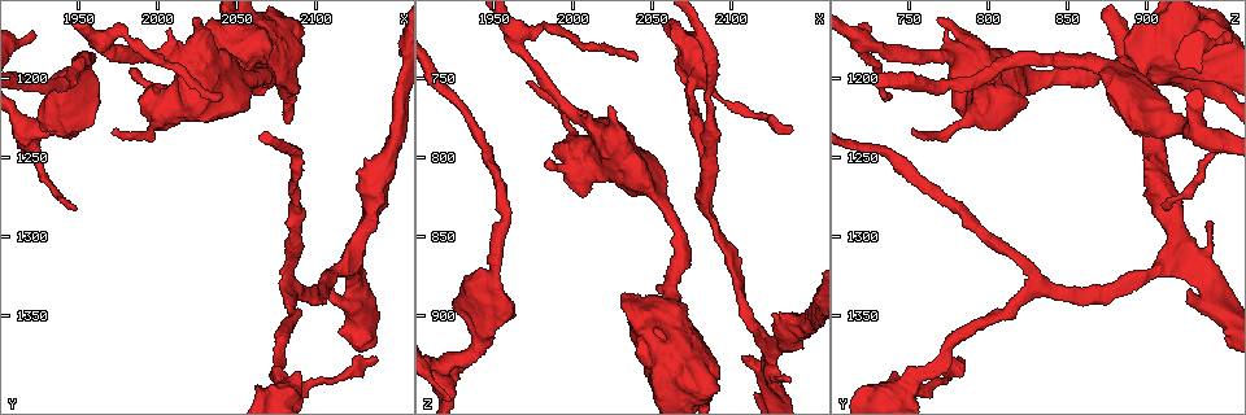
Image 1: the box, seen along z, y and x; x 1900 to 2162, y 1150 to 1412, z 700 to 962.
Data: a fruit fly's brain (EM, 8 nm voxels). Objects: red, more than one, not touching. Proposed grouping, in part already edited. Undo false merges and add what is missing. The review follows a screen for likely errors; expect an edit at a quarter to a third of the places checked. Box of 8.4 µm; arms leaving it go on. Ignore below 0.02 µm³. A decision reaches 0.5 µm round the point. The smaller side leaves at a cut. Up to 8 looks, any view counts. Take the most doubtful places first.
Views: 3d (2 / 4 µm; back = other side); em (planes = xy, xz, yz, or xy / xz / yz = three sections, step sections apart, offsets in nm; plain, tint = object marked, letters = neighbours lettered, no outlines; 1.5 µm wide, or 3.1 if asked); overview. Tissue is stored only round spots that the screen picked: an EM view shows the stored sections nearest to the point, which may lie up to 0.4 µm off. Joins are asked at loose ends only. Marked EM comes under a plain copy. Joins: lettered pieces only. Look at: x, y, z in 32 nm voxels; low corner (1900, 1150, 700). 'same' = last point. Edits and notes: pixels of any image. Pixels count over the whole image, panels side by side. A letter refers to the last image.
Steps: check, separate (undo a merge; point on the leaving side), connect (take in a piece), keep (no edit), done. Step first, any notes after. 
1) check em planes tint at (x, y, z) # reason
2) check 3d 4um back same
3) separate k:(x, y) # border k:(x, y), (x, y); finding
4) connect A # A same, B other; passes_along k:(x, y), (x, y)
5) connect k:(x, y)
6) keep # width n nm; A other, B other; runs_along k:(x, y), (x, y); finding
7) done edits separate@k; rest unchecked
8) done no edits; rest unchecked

check 3d 2um at (2042, 1212, 740) # thin end

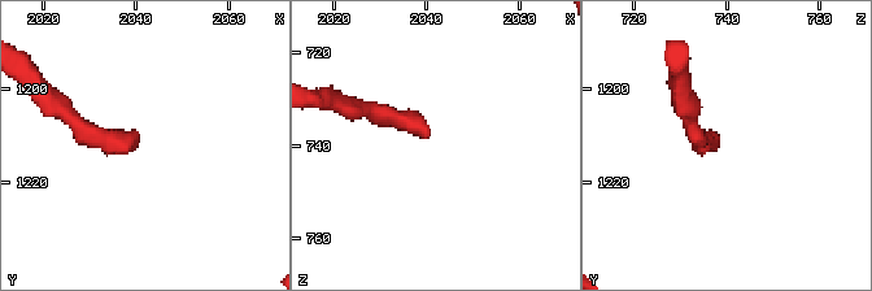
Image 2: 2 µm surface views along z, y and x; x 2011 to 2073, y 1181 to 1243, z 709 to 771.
check em planes letters at (2041, 1212, 738)

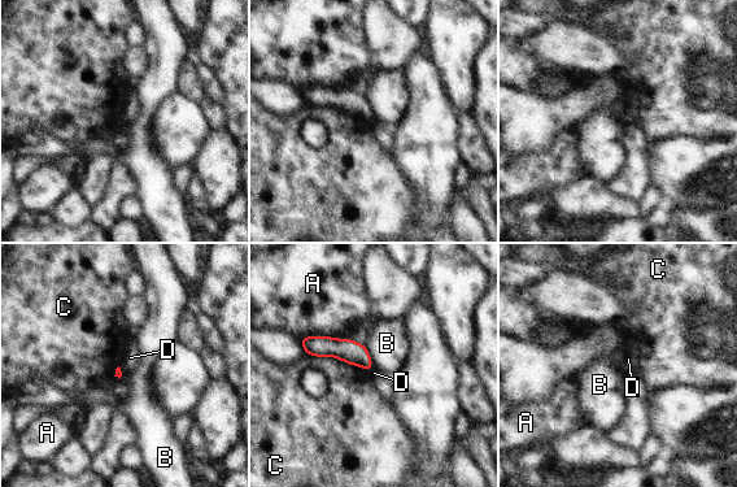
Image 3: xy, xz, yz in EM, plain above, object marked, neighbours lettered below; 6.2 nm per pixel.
keep # A other, B other, C other, D other; border 3:(363, 344), (374, 366); no lettered piece goes on from it

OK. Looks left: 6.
check em xz step 8 letters at (2134, 1290, 940) # branch stops here

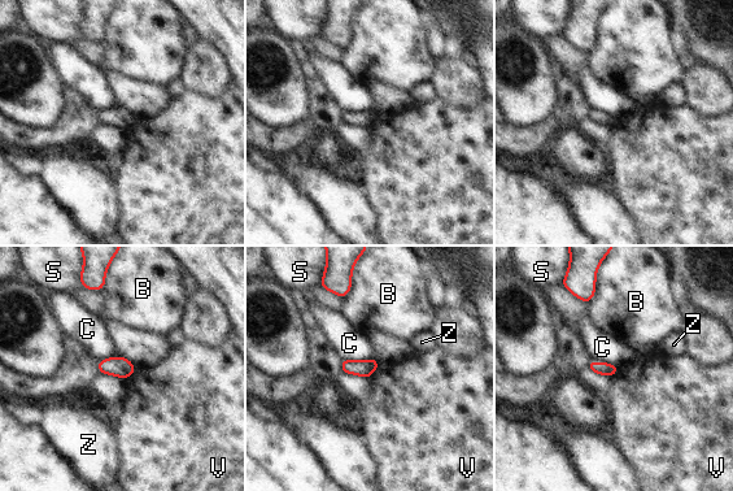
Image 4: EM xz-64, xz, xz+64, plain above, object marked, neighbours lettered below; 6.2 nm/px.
check em planes letters same # cut it another way

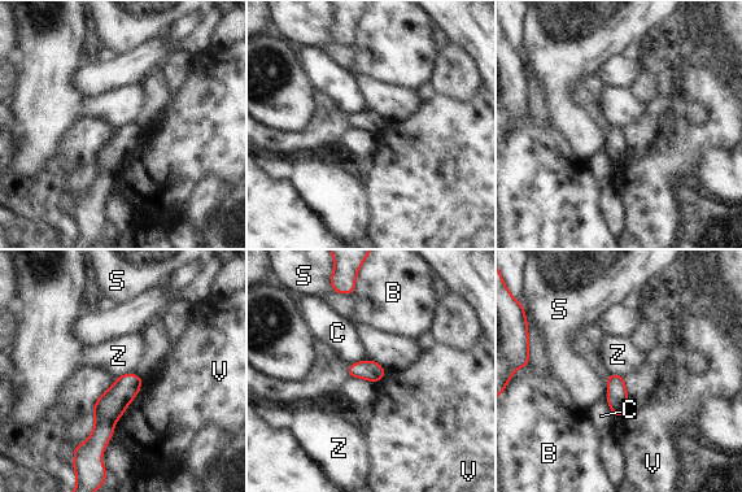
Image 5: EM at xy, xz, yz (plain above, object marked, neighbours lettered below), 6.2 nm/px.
keep # B other, C other, S other, V other, Z other; border 5:(135, 373), (123, 373), (116, 379); no lettered piece goes on from it

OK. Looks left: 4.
check em planes letters at (1964, 1178, 722) # three-way junction

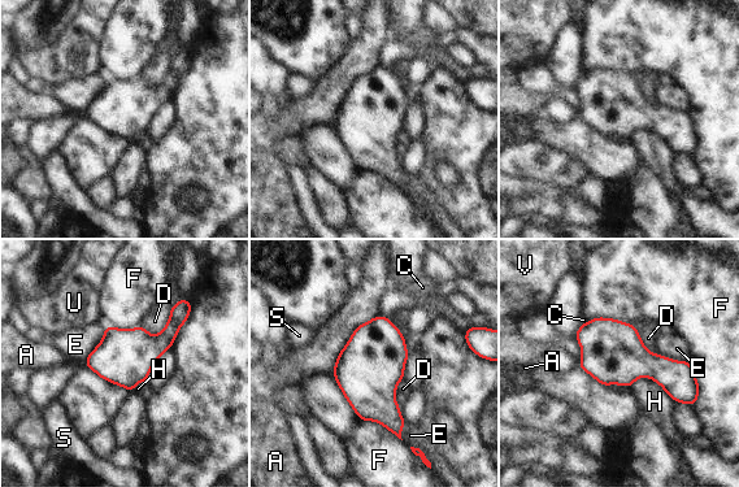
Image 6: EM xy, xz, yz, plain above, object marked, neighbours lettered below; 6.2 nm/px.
keep # longest_contact A 420 nm; A other, C other, D other, E other, F other, H other, S other, U other, V other; border 6:(630, 385), (650, 377), (673, 401); continuous, no second neuron

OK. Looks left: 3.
done no edits; rest unchecked

